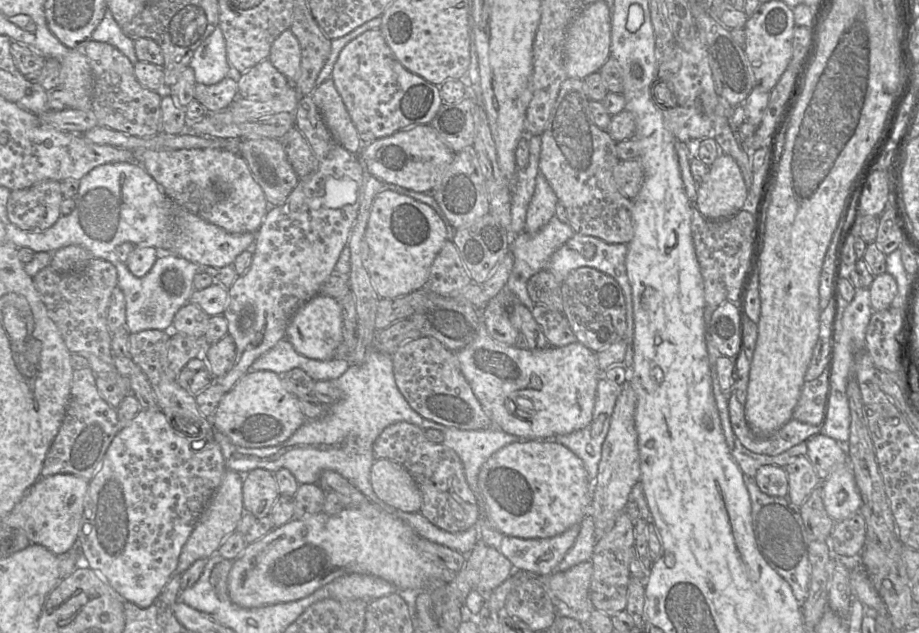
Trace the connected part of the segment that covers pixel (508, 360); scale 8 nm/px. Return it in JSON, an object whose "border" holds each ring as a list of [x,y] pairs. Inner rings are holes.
{"border":[[[482,320],[473,341],[456,353],[462,373],[470,384],[473,393],[491,419],[494,427],[525,440],[553,440],[558,435],[567,435],[589,425],[593,417],[596,389],[602,371],[598,367],[596,353],[579,342],[563,347],[549,345],[542,350],[505,345],[491,338]],[[517,397],[532,401],[530,419],[520,419],[509,412],[506,401],[516,402]]]}

